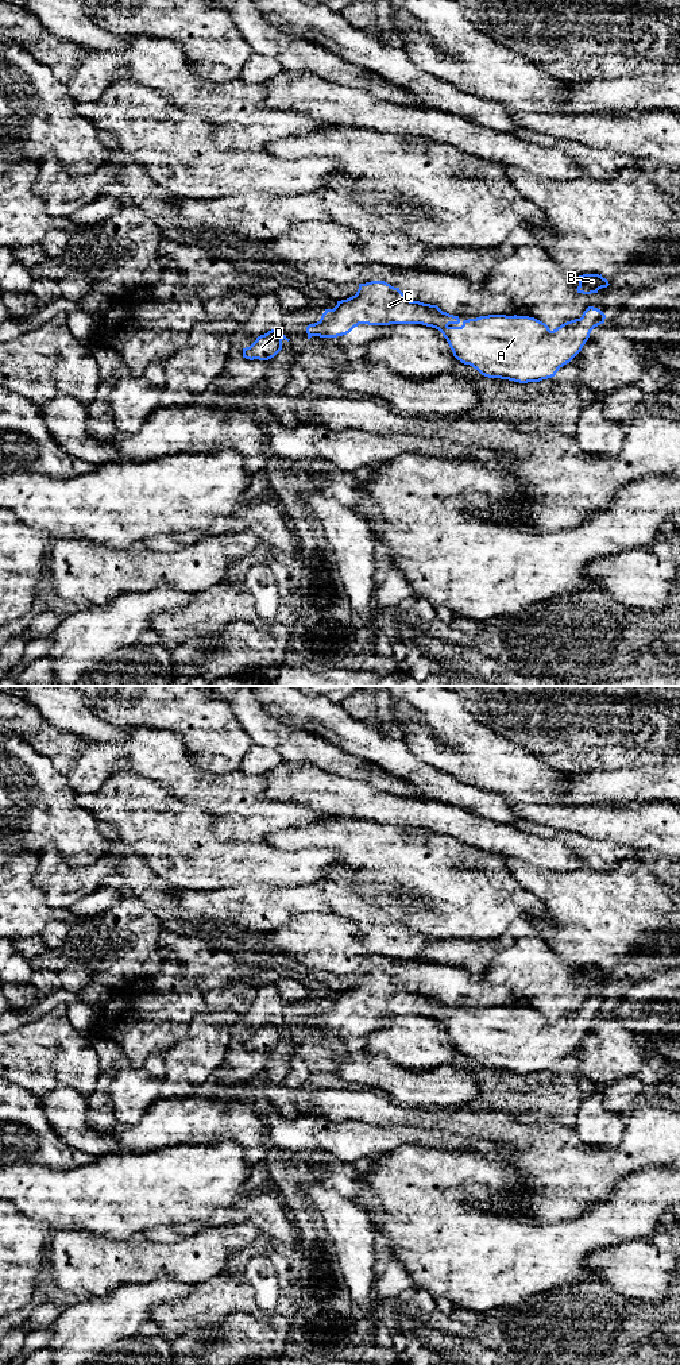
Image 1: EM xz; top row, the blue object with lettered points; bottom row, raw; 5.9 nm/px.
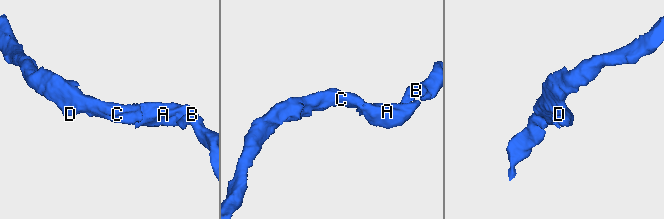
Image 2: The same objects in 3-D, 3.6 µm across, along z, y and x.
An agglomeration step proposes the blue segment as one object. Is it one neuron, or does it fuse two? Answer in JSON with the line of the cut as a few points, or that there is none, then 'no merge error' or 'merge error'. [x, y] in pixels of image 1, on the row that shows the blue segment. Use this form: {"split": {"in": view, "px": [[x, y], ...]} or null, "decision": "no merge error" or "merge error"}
{"split": null, "decision": "no merge error"}

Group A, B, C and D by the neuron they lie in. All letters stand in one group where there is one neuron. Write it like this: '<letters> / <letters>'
A B C D

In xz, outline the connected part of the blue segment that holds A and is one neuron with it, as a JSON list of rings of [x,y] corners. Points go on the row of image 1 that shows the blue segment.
[[[385,281],[359,284],[355,296],[337,301],[333,309],[325,309],[321,319],[306,327],[312,336],[337,338],[349,333],[359,324],[422,324],[438,329],[447,339],[453,356],[476,369],[488,378],[509,379],[519,383],[540,382],[556,375],[560,367],[569,363],[583,348],[591,331],[603,324],[606,315],[588,306],[580,319],[567,321],[550,331],[549,327],[529,316],[488,315],[460,323],[459,316],[443,312],[437,305],[410,301],[399,290]]]

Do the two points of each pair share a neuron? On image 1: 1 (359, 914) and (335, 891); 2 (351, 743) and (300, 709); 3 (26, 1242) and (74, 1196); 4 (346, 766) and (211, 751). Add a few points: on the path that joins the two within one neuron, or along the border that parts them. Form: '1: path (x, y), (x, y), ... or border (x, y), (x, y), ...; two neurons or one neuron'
1: path (354, 909), (340, 895); one neuron
2: path (339, 731), (328, 720), (312, 714); one neuron
3: border (16, 1209), (35, 1222), (46, 1225), (55, 1232); two neurons
4: border (235, 716), (254, 743); two neurons

